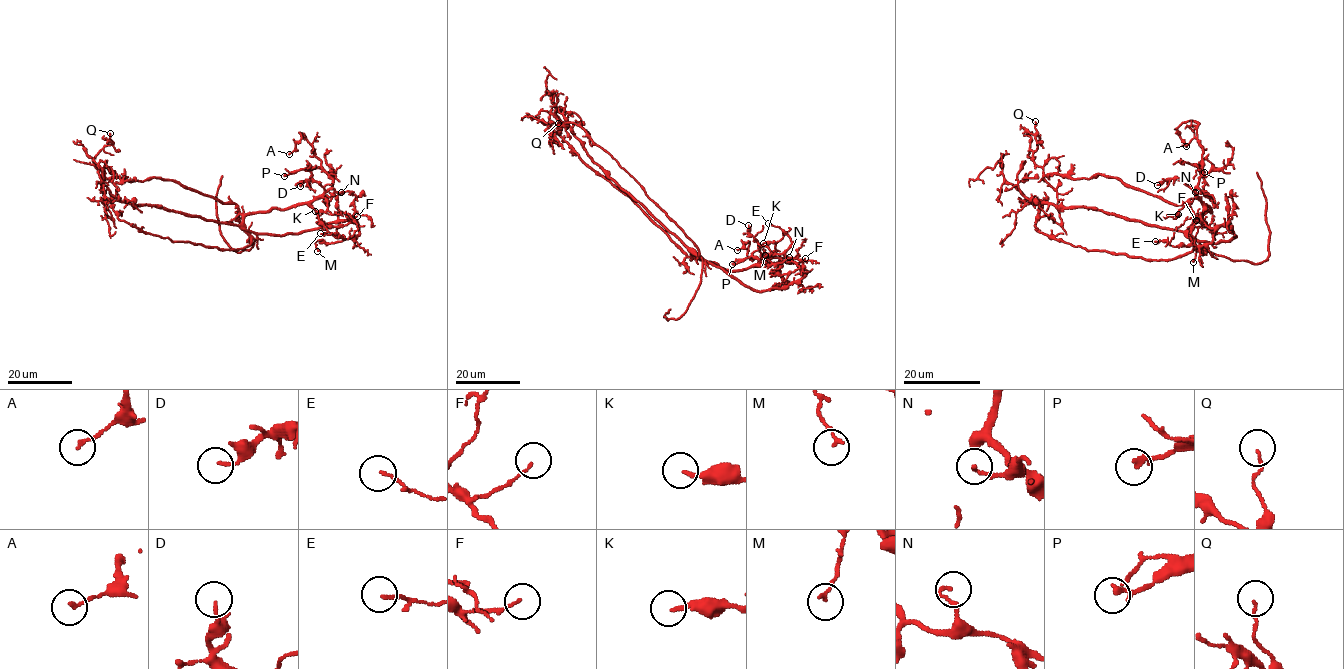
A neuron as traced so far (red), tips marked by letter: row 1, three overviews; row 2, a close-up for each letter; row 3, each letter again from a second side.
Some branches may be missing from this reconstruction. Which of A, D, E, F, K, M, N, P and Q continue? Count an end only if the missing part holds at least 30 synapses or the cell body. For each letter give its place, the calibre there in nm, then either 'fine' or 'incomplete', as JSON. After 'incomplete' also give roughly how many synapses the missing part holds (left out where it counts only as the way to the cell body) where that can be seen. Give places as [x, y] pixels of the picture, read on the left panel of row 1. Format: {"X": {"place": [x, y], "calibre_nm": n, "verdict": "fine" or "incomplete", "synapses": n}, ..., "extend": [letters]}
{"A": {"place": [289, 154], "calibre_nm": 150, "verdict": "fine"}, "D": {"place": [300, 186], "calibre_nm": 130, "verdict": "fine"}, "E": {"place": [320, 233], "calibre_nm": 120, "verdict": "fine"}, "F": {"place": [357, 216], "calibre_nm": 90, "verdict": "fine"}, "K": {"place": [315, 211], "calibre_nm": 160, "verdict": "fine"}, "M": {"place": [317, 251], "calibre_nm": 130, "verdict": "fine"}, "N": {"place": [341, 192], "calibre_nm": 140, "verdict": "fine"}, "P": {"place": [284, 176], "calibre_nm": 240, "verdict": "fine"}, "Q": {"place": [110, 133], "calibre_nm": 100, "verdict": "fine"}, "extend": []}

